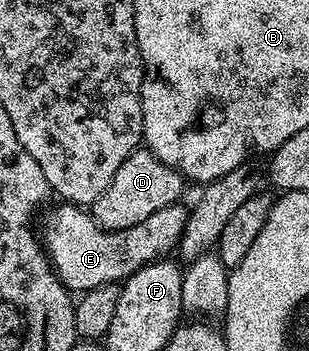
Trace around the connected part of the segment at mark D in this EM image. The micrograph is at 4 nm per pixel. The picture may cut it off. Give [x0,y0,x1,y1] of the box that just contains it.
[89,148,183,230]

